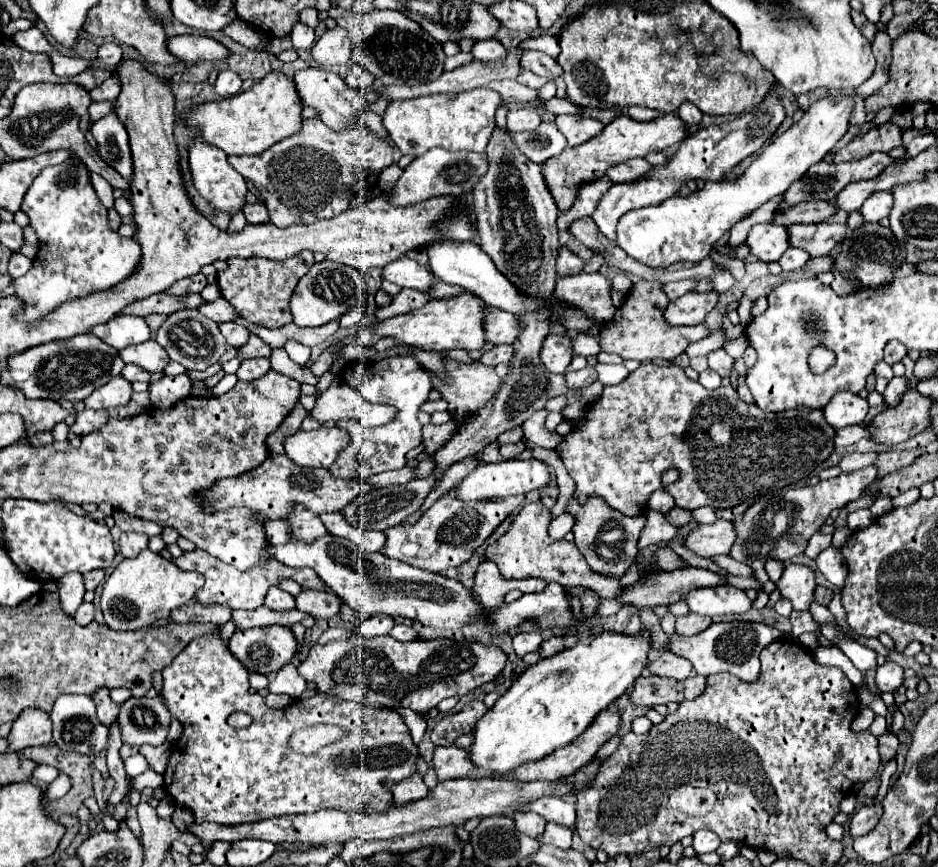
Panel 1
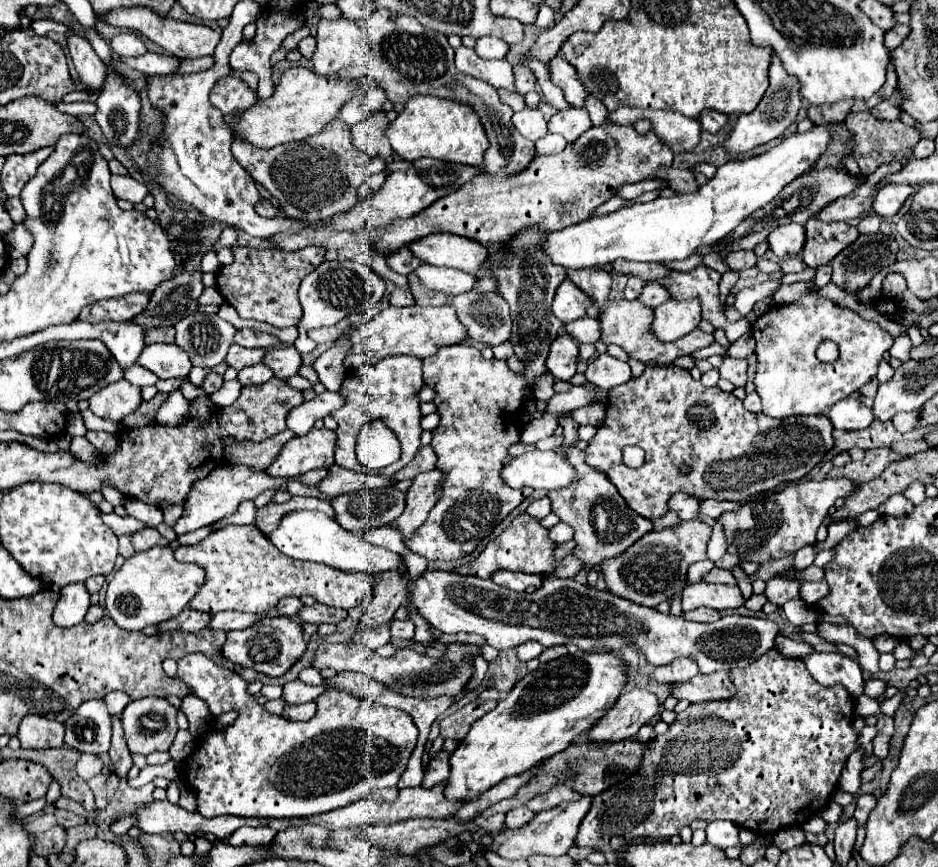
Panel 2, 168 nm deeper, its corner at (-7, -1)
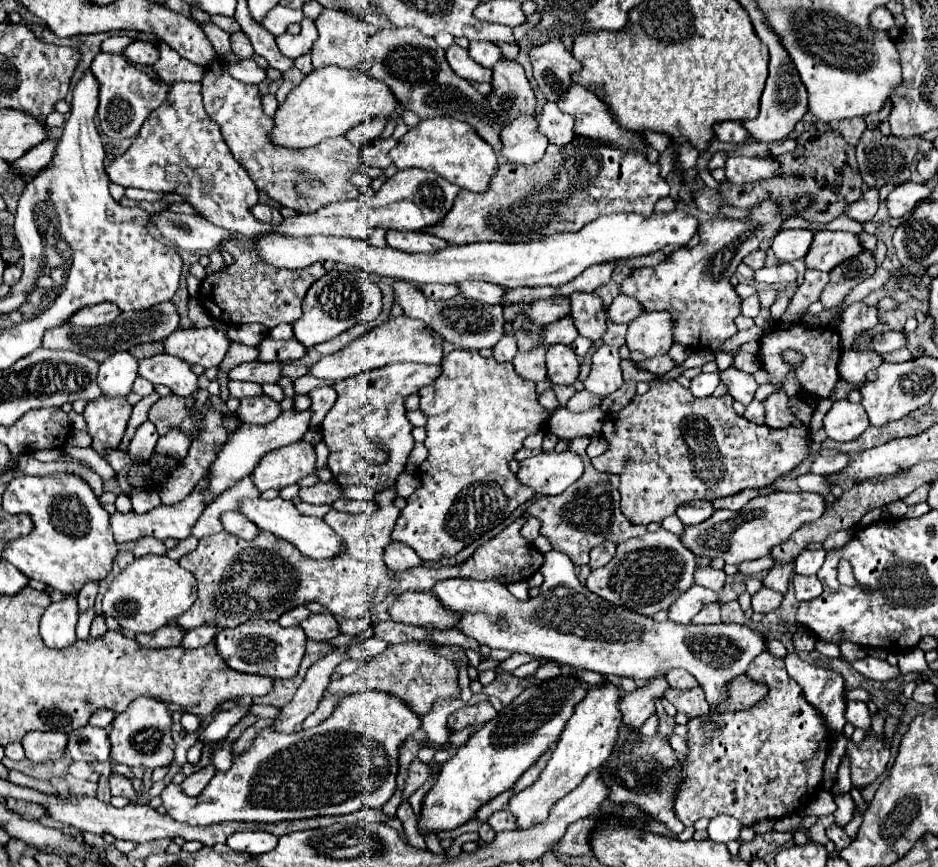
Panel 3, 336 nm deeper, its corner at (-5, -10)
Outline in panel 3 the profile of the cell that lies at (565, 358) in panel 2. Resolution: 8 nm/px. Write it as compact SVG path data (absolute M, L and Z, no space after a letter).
M553 346L547 350L547 378L553 384L573 384L579 376L581 364L569 346Z

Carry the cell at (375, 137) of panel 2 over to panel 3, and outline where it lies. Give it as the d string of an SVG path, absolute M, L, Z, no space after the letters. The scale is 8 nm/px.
M377 138L371 144L361 148L361 162L365 166L375 166L375 168L385 170L393 164L393 160L389 158L389 150L395 146L397 146L397 140L393 140L393 138L387 138L387 140Z

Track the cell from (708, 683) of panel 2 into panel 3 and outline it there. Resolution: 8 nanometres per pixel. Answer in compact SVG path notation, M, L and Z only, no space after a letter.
M737 676L733 682L729 682L729 700L721 706L717 706L717 712L725 710L749 710L753 704L763 700L767 696L767 686L751 680L749 676Z

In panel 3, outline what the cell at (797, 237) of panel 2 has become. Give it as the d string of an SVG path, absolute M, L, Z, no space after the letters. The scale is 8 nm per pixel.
M807 228L783 230L773 238L771 248L781 262L793 262L809 252L811 240L813 240L813 232Z

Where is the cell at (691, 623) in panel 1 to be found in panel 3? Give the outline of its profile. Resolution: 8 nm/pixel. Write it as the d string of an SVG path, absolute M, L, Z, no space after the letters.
M705 604L693 618L693 624L719 624L719 604Z

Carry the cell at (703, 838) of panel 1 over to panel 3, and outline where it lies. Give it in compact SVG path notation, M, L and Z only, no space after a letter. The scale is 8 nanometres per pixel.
M721 814L721 816L715 816L711 822L709 822L709 840L713 842L719 842L719 844L727 844L731 840L739 840L739 830L741 830L741 822L733 816L727 816L727 814Z

